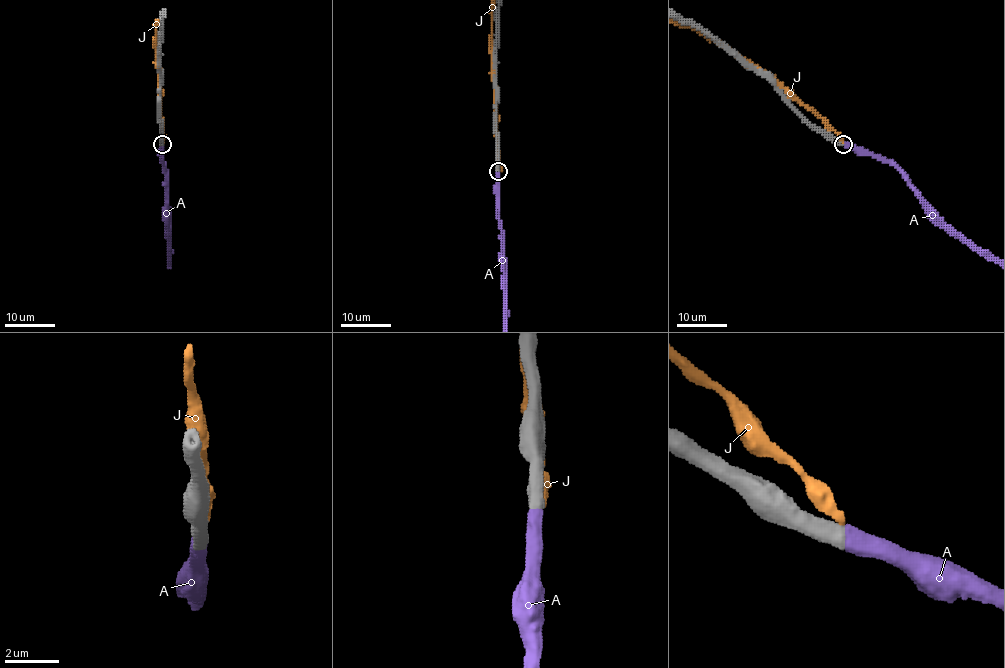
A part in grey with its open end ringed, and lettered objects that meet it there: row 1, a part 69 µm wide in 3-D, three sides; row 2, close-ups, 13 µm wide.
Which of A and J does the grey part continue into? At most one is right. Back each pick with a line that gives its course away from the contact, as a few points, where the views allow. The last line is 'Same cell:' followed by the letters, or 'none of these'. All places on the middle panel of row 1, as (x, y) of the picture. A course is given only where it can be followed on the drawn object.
Same cell: A

